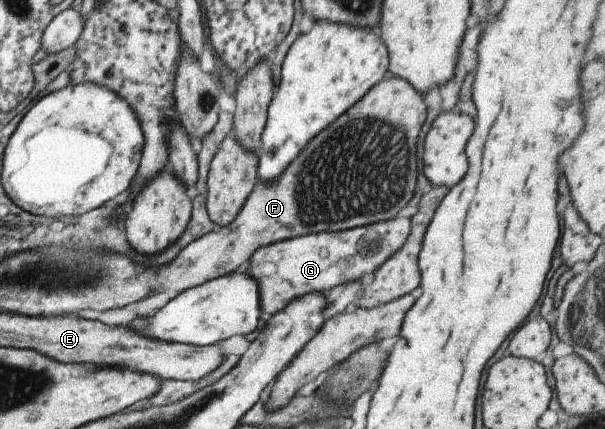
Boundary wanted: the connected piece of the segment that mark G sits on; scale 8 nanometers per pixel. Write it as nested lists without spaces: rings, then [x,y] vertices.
[[[394,217],[388,221],[354,227],[350,231],[340,229],[338,233],[328,231],[284,239],[256,249],[241,270],[254,279],[258,287],[260,313],[272,316],[294,297],[302,297],[310,291],[323,293],[326,289],[339,289],[342,283],[348,281],[367,281],[376,268],[400,249],[409,235],[410,227],[410,217]]]

